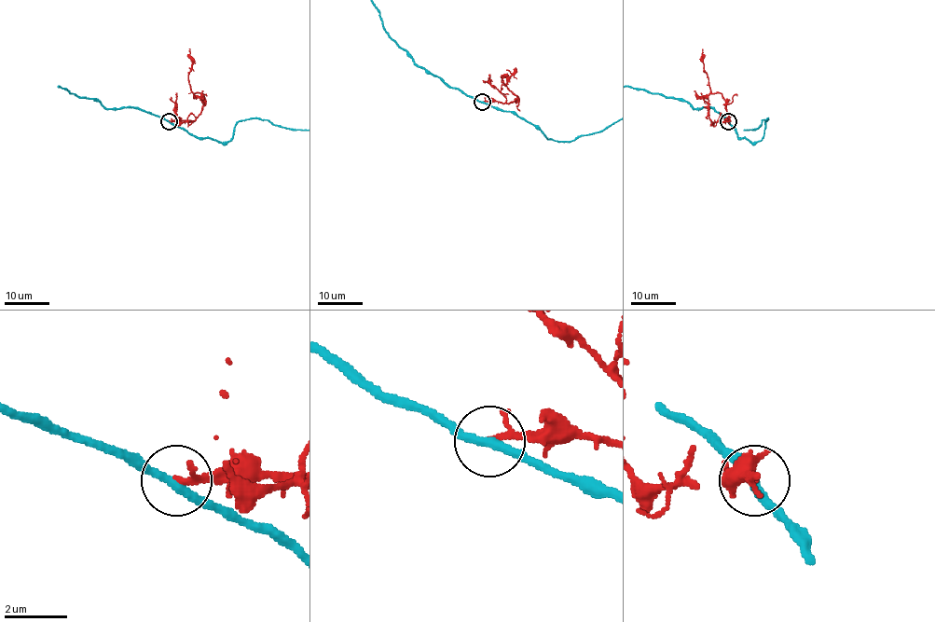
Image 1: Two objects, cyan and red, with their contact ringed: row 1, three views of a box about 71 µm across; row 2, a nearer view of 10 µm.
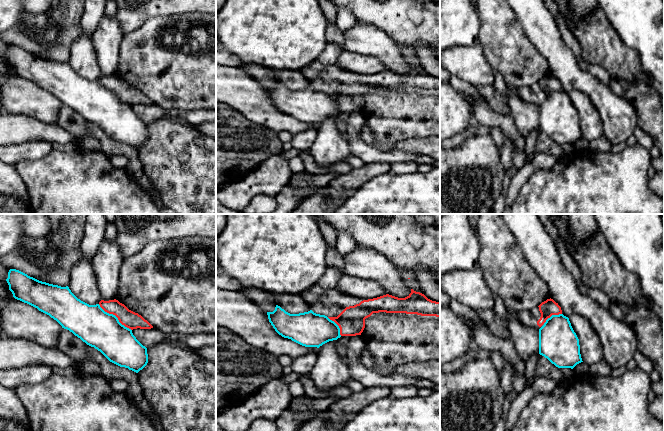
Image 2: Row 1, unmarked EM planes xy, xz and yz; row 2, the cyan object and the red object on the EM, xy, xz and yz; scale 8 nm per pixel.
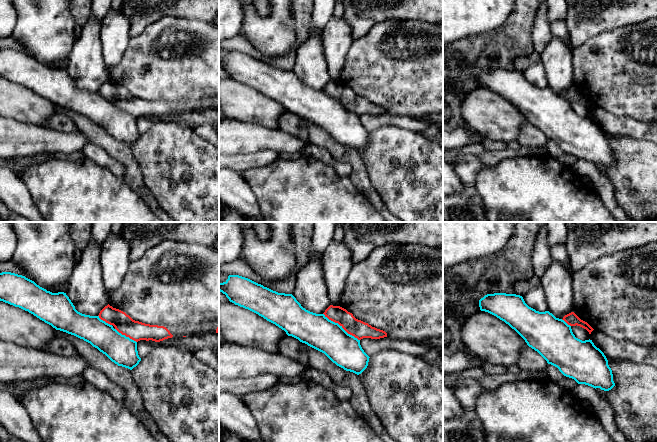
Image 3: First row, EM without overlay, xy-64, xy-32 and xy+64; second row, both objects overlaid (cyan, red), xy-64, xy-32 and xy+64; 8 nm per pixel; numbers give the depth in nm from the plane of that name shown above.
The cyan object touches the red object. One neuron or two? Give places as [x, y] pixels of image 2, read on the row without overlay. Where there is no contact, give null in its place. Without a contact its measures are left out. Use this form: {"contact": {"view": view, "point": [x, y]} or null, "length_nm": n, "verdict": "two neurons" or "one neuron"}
{"contact": {"view": "xy", "point": [115, 92]}, "length_nm": 340, "verdict": "two neurons"}

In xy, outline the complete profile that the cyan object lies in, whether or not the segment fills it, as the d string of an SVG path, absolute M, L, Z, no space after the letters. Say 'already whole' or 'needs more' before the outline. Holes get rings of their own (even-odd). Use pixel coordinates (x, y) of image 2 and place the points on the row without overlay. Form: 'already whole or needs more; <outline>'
already whole; M16 45L9 46L6 57L15 75L49 91L62 104L100 127L110 138L136 149L147 141L147 124L136 115L131 105L122 101L115 91L105 88L99 80L89 81L78 75L68 62L61 63L42 58Z

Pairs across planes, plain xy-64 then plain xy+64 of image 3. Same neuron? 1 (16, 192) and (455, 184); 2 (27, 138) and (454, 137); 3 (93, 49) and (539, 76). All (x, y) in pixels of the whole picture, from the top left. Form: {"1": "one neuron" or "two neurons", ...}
{"1": "one neuron", "2": "one neuron", "3": "one neuron"}

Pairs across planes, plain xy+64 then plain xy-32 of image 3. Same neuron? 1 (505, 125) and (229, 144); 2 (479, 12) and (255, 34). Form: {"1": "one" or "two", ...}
{"1": "two", "2": "two"}

